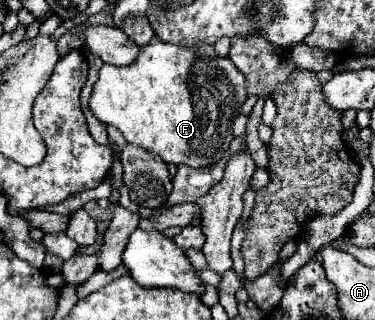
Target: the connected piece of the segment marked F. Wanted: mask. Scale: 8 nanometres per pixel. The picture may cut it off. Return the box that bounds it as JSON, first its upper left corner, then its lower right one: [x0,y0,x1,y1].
[90,35,246,169]

